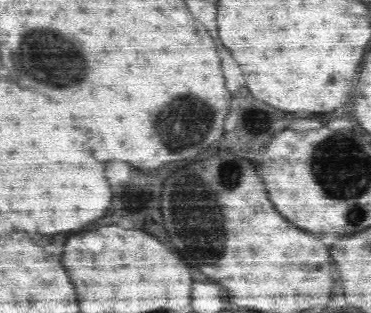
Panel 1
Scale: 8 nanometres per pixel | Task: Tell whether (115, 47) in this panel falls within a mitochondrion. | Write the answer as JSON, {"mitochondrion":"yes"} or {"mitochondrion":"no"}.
{"mitochondrion":"no"}

